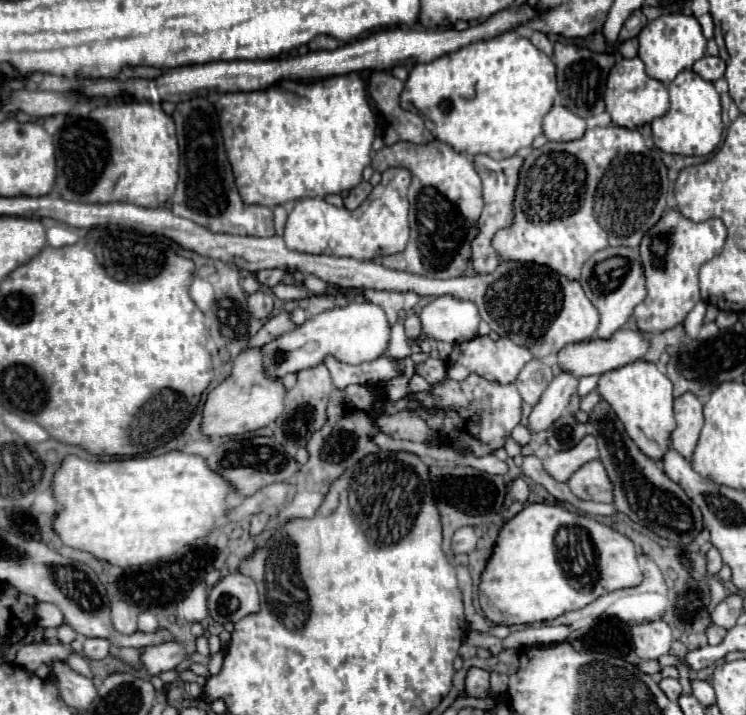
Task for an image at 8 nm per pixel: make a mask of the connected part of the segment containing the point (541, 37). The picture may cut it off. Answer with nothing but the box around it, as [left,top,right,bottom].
[530,32,554,56]

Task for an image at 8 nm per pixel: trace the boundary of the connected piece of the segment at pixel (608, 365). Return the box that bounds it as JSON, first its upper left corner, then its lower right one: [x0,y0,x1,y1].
[558,330,650,378]

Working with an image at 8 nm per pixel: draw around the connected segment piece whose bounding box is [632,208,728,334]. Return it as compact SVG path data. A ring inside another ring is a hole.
M676 208L666 210L662 218L644 234L640 242L640 262L646 276L648 296L634 308L632 314L640 332L660 334L684 322L686 314L700 300L700 266L712 260L724 248L726 236L728 232L722 220L710 218L706 222L692 222L684 218Z

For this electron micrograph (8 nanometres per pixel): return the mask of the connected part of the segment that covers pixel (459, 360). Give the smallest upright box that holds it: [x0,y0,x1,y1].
[448,336,534,384]

